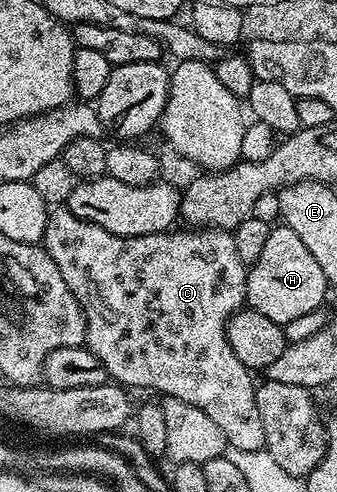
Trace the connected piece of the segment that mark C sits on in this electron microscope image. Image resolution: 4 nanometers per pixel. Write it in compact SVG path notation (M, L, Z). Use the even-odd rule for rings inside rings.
M54 207L49 210L40 244L46 250L46 254L56 263L63 283L78 300L78 306L82 309L82 317L86 321L84 348L99 361L117 384L129 387L131 390L155 389L156 392L162 393L163 398L170 397L183 400L184 403L194 404L220 427L226 445L239 448L240 451L260 451L266 448L266 440L264 439L264 423L260 420L260 410L256 408L255 374L246 369L244 363L240 363L240 359L236 359L236 351L232 351L226 338L226 330L234 314L243 308L246 299L248 267L240 259L240 254L236 252L233 232L205 227L186 231L190 233L178 232L167 231L150 235L136 235L135 237L121 237L120 235L112 235L112 231L104 231L104 227L96 227L92 223L81 221L79 217L72 215L72 211L68 208Z

